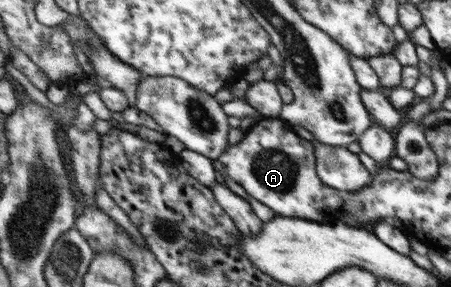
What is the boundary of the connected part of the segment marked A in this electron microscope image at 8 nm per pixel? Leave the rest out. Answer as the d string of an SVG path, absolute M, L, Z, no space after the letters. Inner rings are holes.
M261 117L246 131L244 140L228 147L218 160L213 161L213 167L243 195L250 194L262 204L266 204L278 216L303 218L320 224L332 225L332 222L338 222L338 214L343 208L345 192L325 185L318 178L315 149L313 142L300 138L292 126L282 118Z

